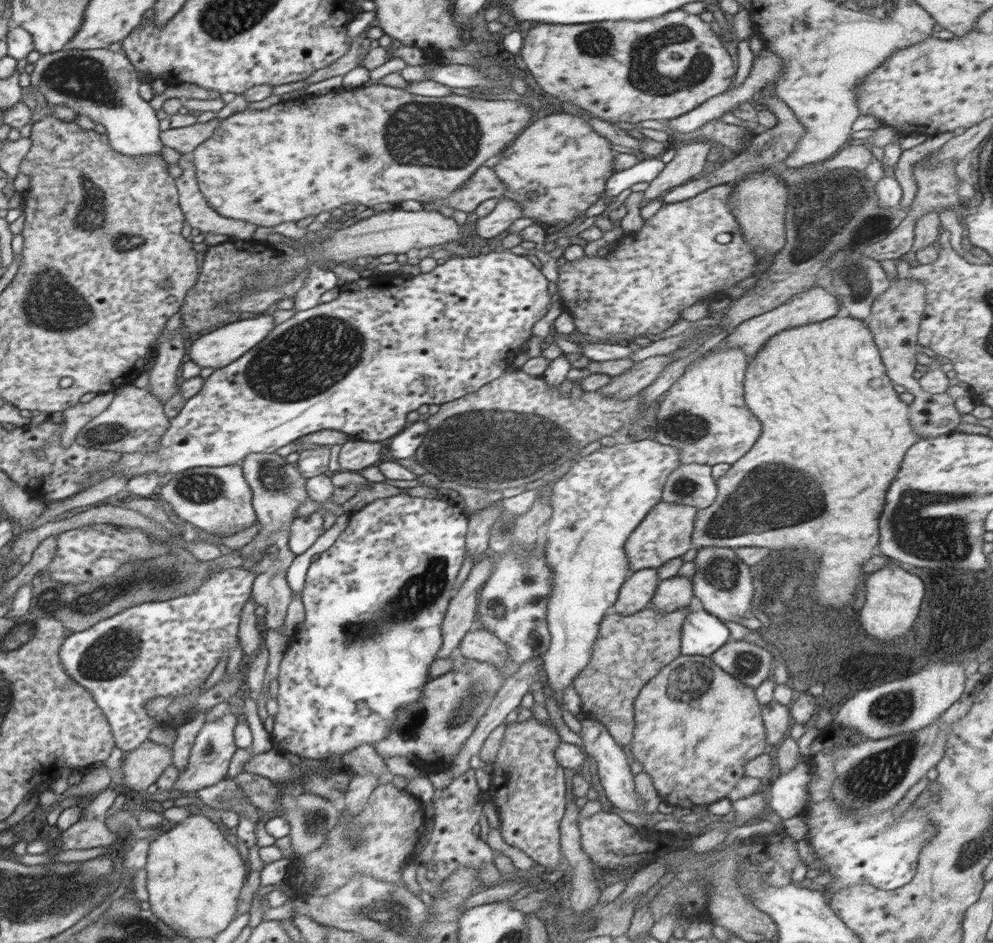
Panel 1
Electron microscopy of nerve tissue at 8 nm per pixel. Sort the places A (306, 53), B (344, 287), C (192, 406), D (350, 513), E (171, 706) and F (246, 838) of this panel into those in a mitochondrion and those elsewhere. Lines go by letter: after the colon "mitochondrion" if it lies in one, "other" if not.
A: other
B: other
C: other
D: other
E: other
F: other

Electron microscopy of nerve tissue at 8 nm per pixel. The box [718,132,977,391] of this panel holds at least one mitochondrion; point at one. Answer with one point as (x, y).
(836, 210)

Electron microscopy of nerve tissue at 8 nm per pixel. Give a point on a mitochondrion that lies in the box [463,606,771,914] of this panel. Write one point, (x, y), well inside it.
(690, 682)

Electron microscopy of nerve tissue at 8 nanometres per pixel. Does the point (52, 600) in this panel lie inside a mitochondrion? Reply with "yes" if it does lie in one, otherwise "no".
yes

